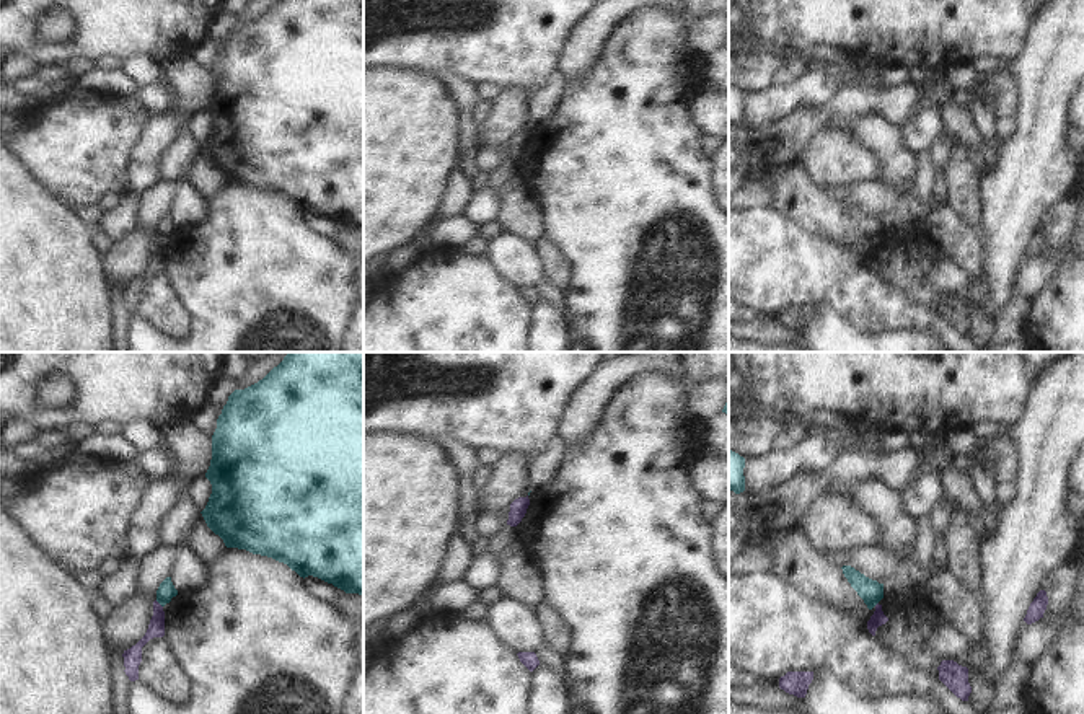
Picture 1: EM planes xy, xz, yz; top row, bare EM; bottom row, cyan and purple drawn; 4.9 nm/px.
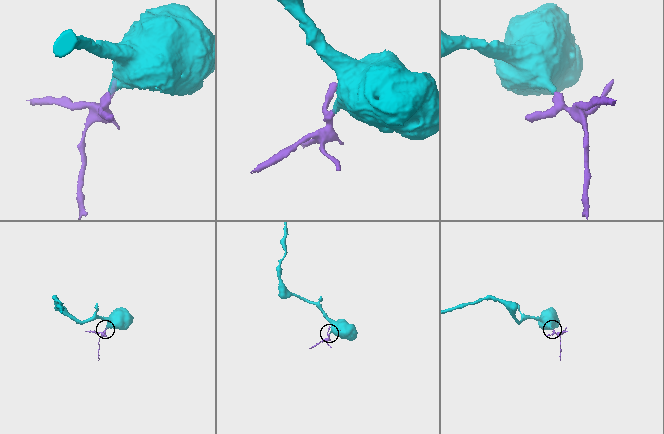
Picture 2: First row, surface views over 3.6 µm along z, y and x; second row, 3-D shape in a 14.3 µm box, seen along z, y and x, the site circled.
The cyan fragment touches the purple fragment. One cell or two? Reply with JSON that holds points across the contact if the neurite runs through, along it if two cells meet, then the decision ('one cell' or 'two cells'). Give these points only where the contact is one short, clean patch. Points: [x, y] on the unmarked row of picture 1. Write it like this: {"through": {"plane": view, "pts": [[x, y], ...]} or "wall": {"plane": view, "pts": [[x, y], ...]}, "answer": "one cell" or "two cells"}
{"wall": {"plane": "xy", "pts": [[155, 235], [162, 242]]}, "answer": "two cells"}

